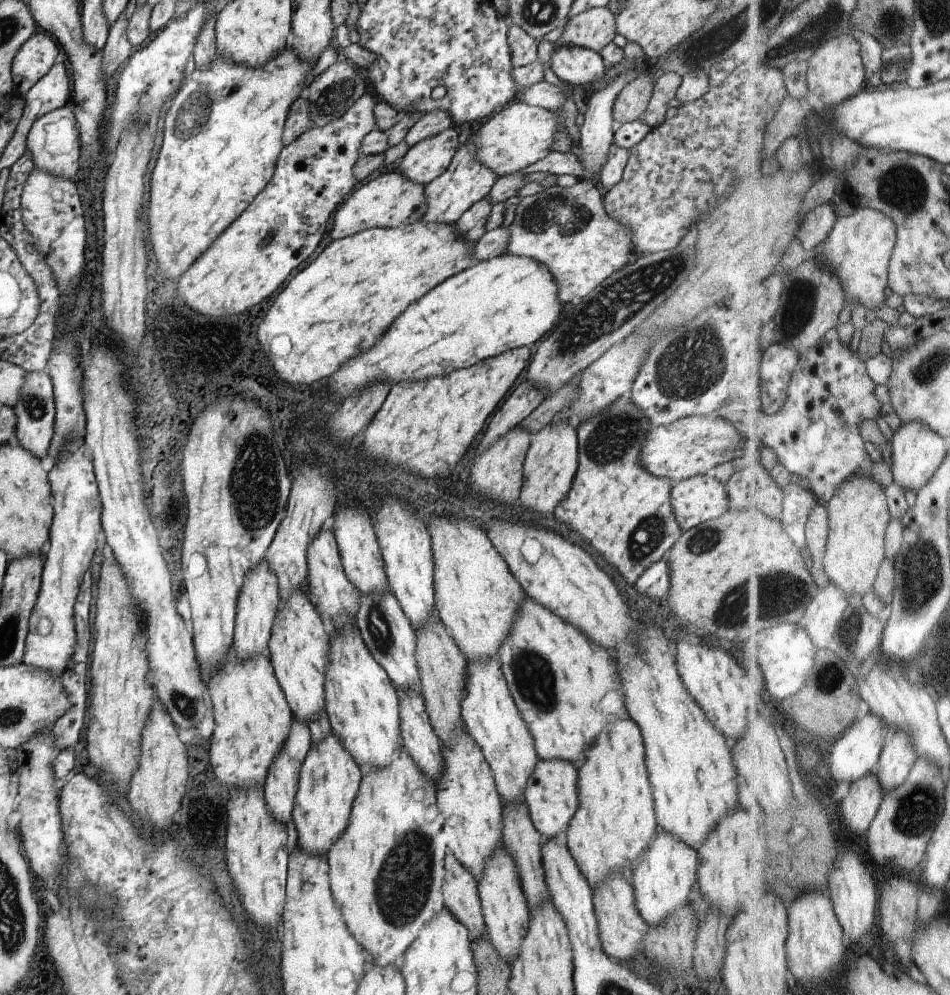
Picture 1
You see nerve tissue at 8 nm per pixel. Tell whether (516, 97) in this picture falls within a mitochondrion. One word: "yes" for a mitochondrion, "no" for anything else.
no

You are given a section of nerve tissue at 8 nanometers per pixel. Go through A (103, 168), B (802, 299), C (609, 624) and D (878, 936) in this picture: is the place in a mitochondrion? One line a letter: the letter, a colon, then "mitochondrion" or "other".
A: other
B: mitochondrion
C: other
D: other

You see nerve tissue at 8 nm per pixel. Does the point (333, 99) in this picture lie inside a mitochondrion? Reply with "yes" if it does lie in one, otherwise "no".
yes

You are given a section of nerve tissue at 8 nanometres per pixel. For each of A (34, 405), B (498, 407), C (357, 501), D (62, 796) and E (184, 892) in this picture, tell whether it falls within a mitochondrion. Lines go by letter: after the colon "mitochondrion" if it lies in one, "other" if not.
A: mitochondrion
B: other
C: other
D: other
E: other

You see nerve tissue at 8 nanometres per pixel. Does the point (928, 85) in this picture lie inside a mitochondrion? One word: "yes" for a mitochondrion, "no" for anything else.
no

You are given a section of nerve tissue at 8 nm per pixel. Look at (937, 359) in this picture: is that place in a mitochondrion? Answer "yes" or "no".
yes

